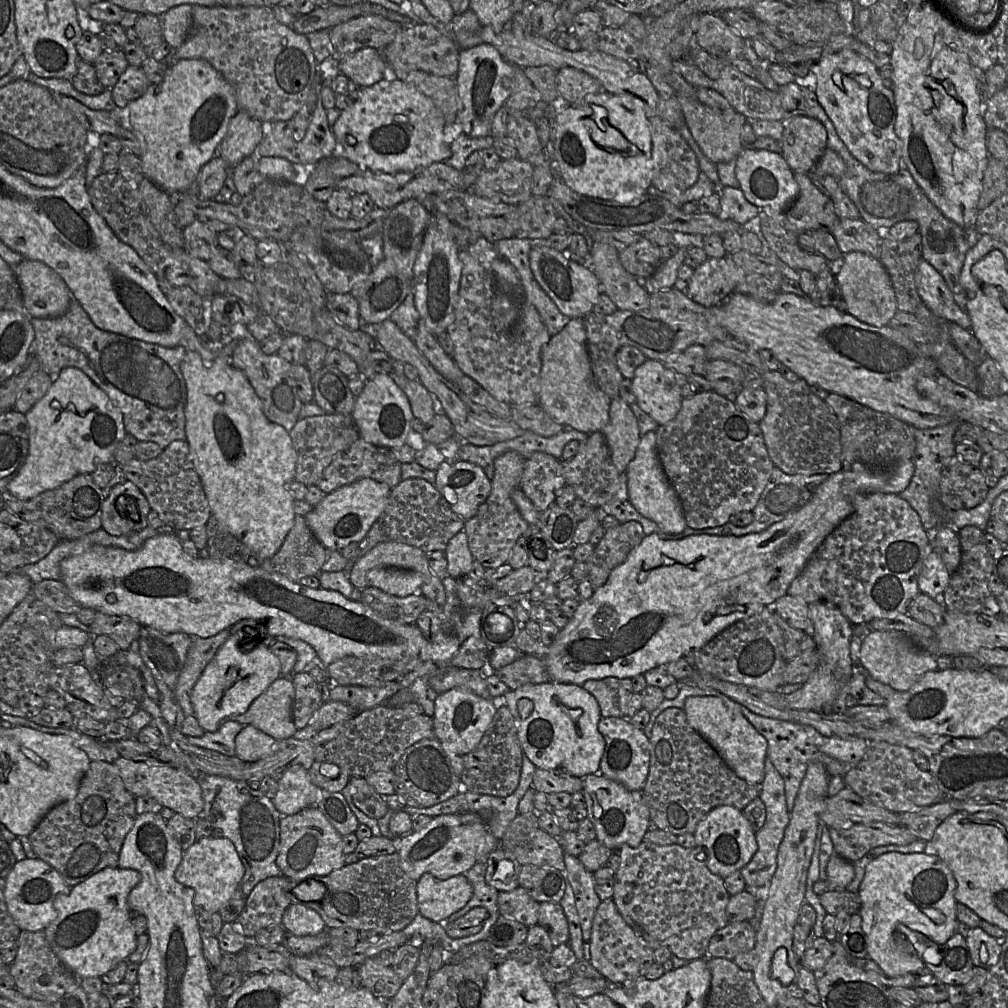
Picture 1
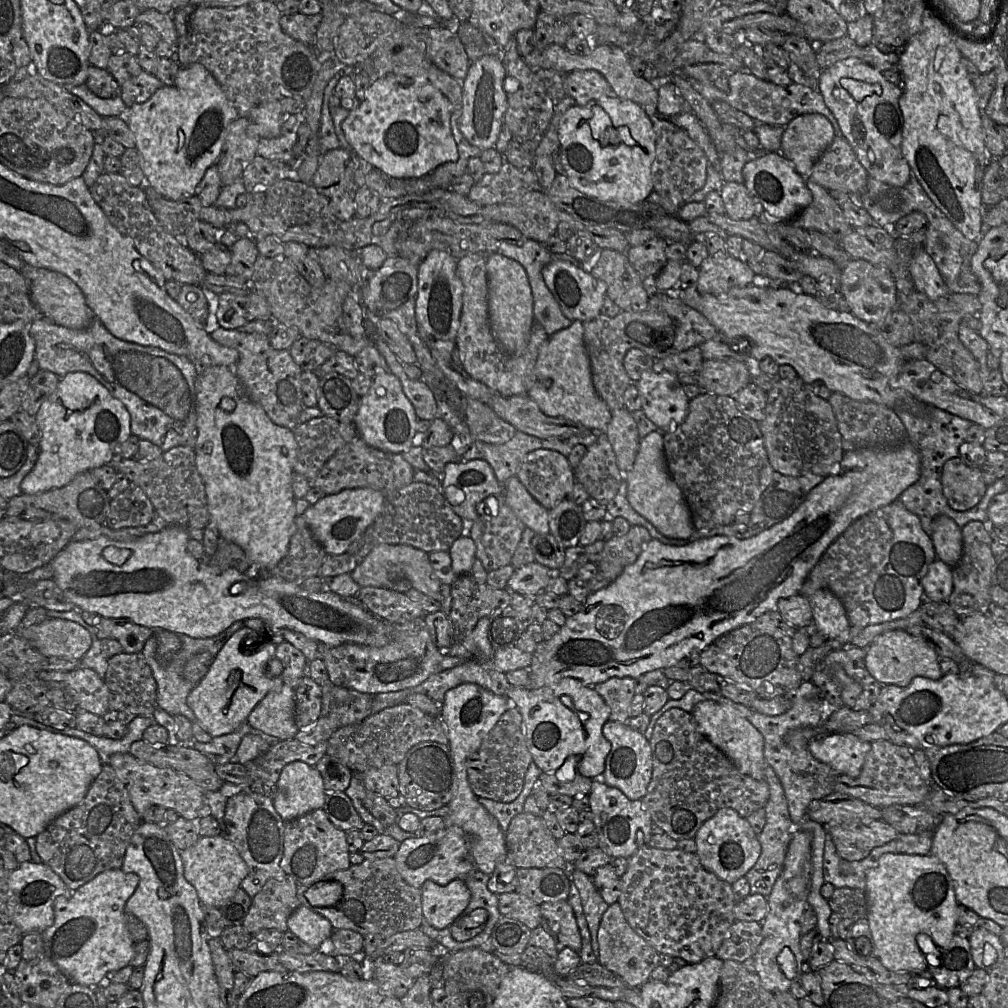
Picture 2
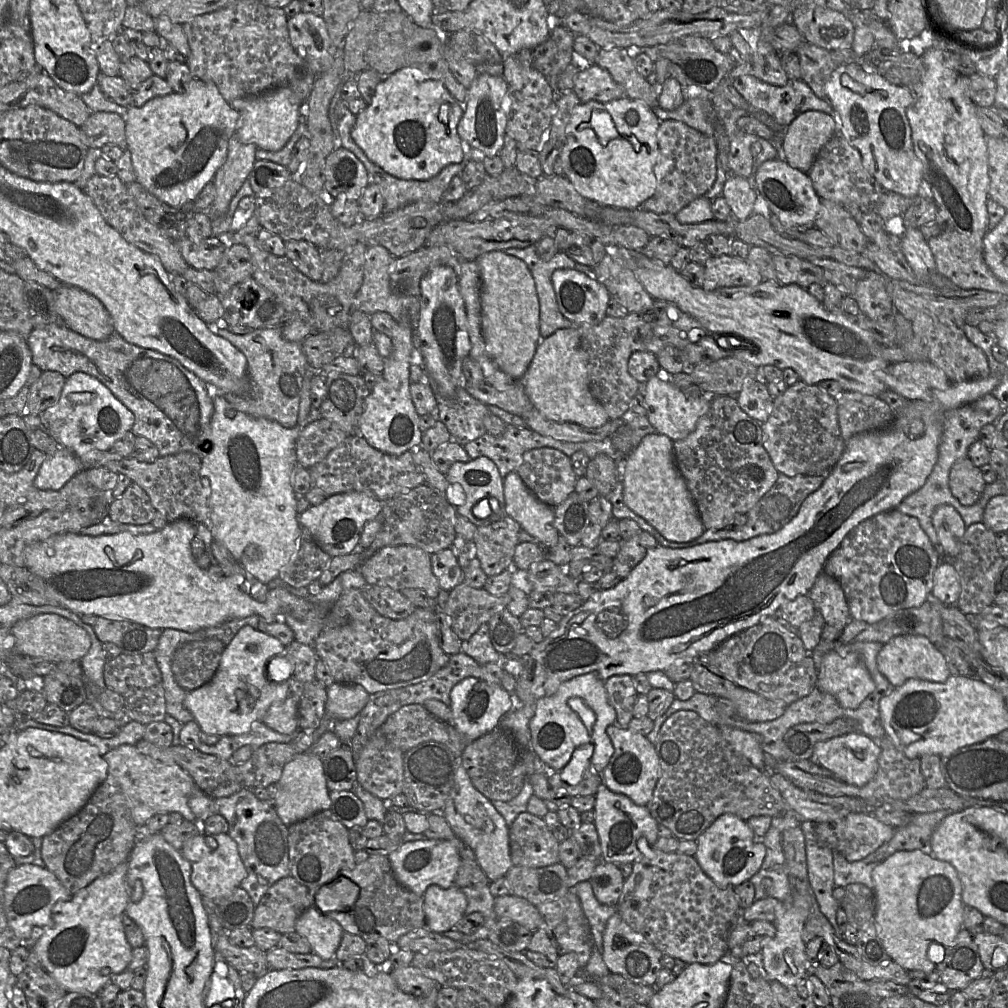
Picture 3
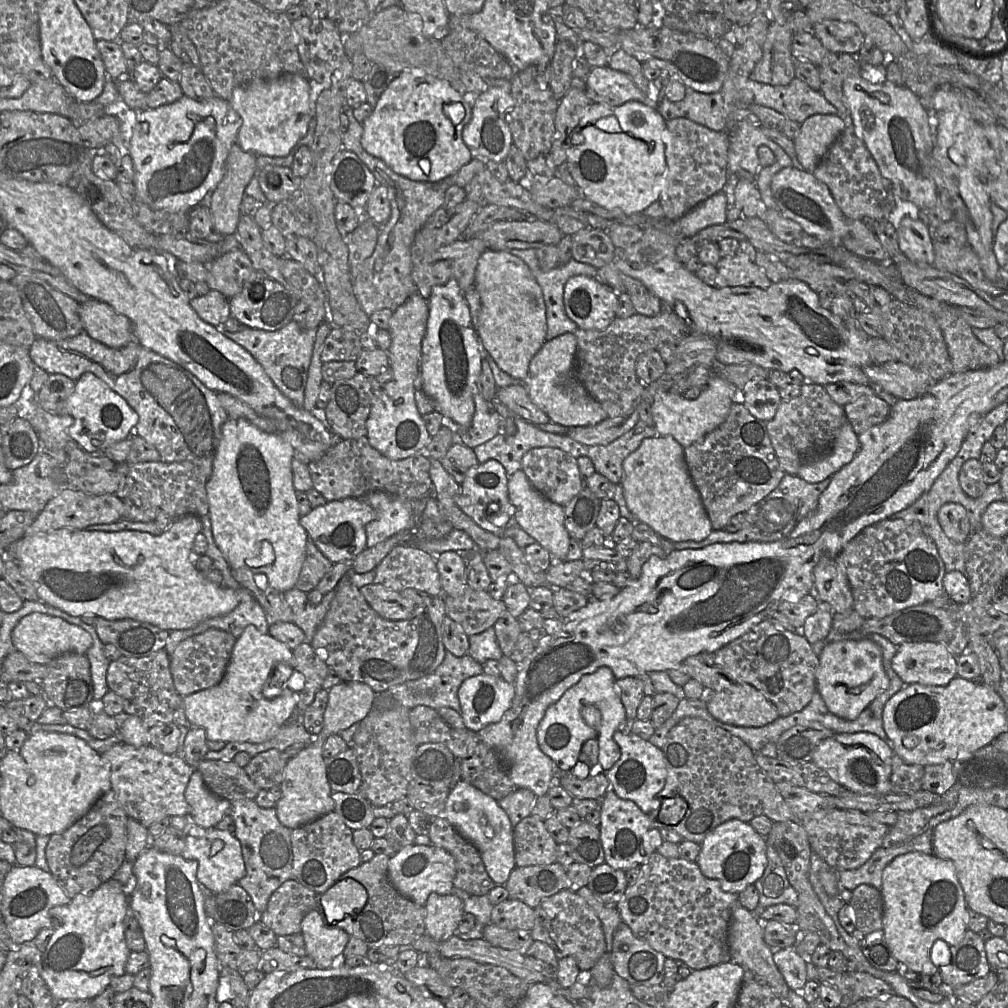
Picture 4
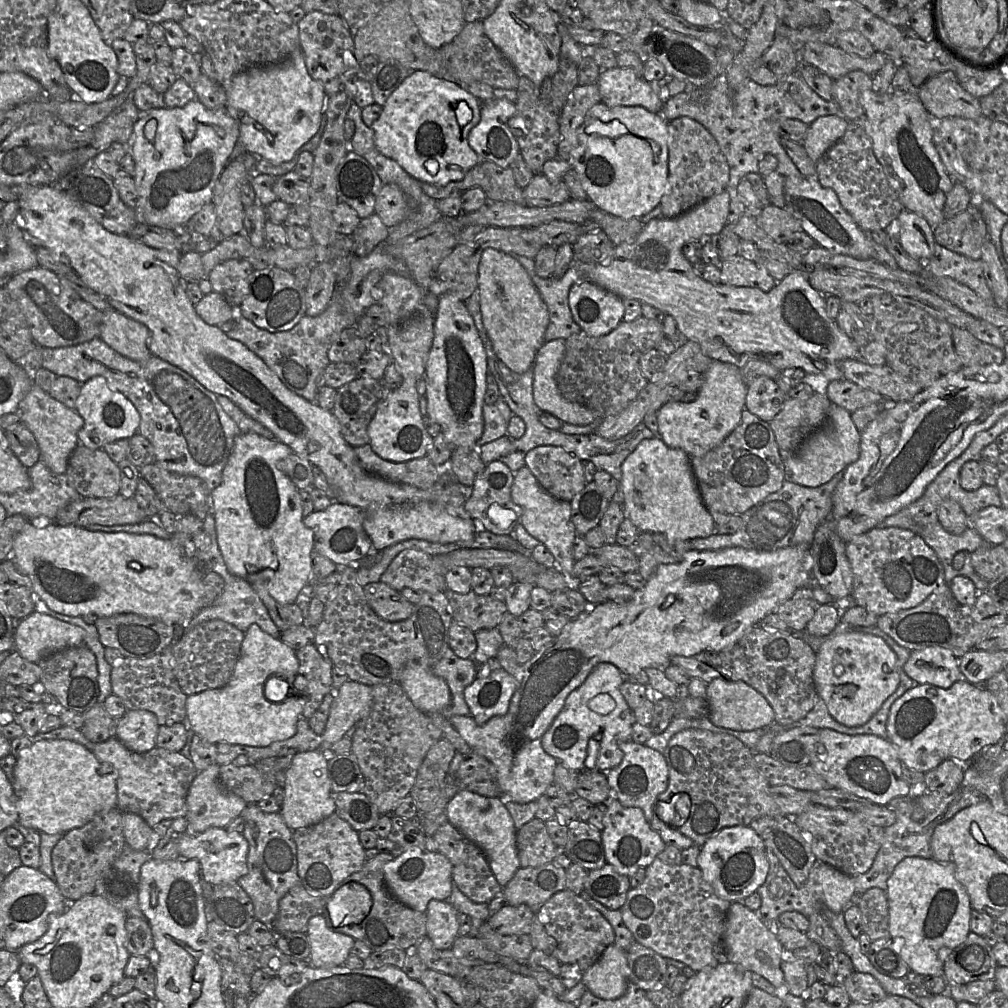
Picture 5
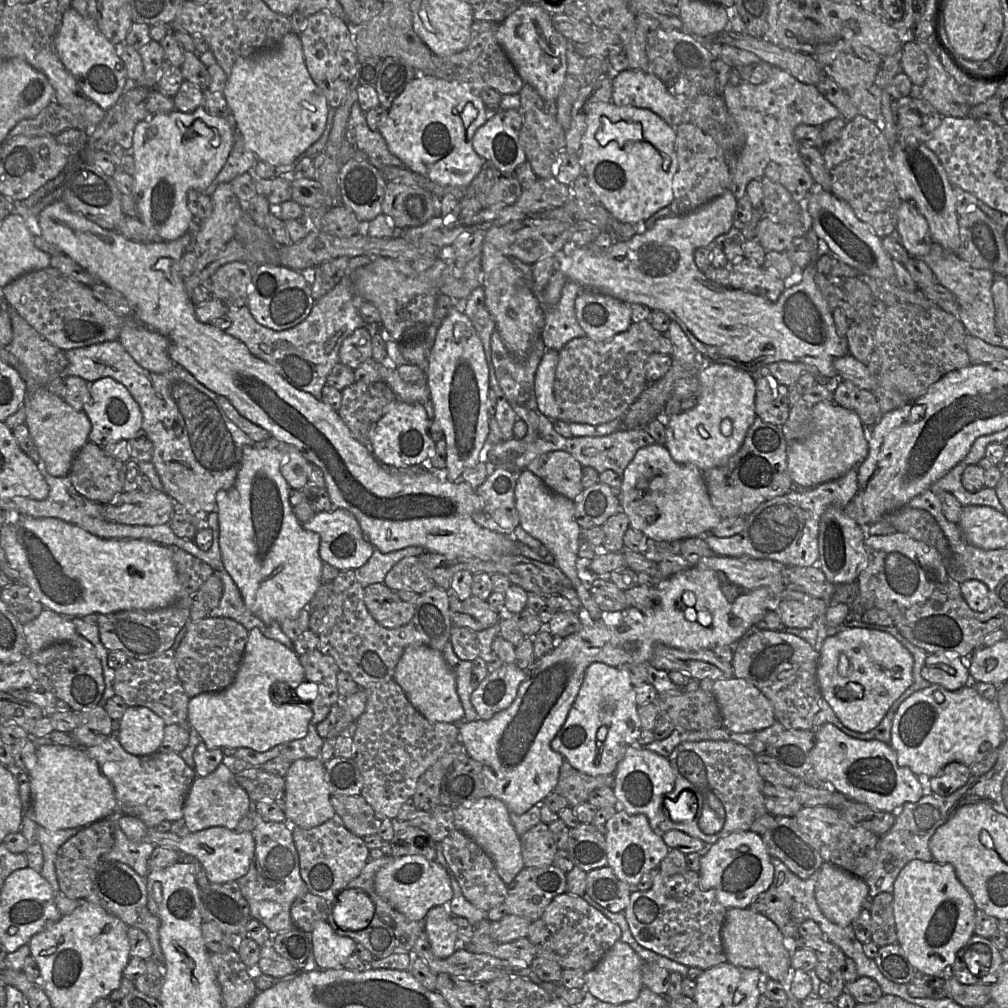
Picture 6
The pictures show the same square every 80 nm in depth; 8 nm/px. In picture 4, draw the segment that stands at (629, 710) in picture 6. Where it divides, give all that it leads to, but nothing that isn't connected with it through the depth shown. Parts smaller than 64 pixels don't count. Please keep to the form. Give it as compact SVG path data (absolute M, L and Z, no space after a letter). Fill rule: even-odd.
M602 666L592 674L584 675L577 684L569 688L562 697L546 710L542 720L537 728L537 741L540 749L553 760L556 769L559 772L571 771L579 761L582 747L586 741L591 738L597 738L599 744L599 754L597 766L592 771L601 771L605 773L619 760L621 750L613 739L613 734L618 731L627 730L627 720L625 708L618 694L615 691L615 677L612 670L607 666ZM584 705L591 705L596 708L600 714L600 723L598 733L596 735L596 728L590 727L584 721L581 709Z

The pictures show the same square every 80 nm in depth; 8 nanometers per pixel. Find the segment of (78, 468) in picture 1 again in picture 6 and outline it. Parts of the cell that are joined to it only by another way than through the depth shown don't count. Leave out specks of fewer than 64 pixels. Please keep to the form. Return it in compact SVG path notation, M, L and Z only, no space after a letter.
M102 377L89 384L88 398L83 410L91 422L89 442L104 446L120 440L130 440L141 428L142 413L124 385L111 377Z

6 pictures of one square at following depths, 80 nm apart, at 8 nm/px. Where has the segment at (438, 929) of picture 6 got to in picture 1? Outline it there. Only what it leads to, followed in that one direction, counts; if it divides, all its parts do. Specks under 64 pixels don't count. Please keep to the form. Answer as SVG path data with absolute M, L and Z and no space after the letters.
M424 873L416 884L419 913L437 923L464 907L473 895L473 887L464 874L439 880Z

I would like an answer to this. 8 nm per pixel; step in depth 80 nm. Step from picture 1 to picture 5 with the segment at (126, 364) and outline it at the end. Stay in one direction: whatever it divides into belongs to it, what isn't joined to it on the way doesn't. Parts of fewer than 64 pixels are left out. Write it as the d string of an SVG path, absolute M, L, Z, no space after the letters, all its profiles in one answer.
M100 338L66 347L41 347L41 350L42 367L57 376L68 376L81 384L94 376L101 376L112 390L127 397L139 412L137 432L151 443L156 464L173 473L200 478L209 492L220 485L222 471L233 449L235 437L242 432L224 412L217 401L217 395L203 387L190 374L154 355L145 362L131 360L113 350Z

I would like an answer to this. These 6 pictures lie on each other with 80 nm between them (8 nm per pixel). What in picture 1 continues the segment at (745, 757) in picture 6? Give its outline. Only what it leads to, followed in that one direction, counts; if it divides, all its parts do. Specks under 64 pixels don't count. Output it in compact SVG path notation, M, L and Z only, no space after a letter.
M669 707L657 717L650 741L650 766L645 786L641 790L648 807L650 819L661 830L676 836L685 833L694 834L698 823L713 808L730 805L743 809L756 797L759 797L760 786L746 782L726 764L715 748L687 721L683 709Z

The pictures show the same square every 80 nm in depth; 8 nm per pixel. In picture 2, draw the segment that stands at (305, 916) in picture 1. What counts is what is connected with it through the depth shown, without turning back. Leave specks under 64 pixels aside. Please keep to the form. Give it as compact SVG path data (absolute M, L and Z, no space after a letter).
M301 905L288 918L288 931L318 950L328 940L334 929L329 920Z

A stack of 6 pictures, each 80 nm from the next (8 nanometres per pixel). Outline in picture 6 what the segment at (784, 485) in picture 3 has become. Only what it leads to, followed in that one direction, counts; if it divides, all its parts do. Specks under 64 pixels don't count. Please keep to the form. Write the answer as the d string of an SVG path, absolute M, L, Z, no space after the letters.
M857 467L843 476L807 490L792 489L784 495L767 500L745 517L741 532L720 538L704 535L715 555L769 559L785 566L815 566L819 560L818 533L820 518L830 506L844 508L858 489Z

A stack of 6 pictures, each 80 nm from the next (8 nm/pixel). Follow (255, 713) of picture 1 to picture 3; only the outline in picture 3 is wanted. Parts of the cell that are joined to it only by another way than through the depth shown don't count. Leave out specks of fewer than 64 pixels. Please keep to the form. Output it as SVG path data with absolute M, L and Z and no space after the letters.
M291 694L285 700L273 703L261 721L278 733L292 734L300 729L298 707L298 701Z

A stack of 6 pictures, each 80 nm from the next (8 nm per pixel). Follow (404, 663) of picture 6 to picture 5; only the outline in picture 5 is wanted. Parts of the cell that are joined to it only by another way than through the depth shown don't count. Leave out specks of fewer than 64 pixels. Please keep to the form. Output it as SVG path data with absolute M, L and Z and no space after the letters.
M420 663L407 664L401 672L399 683L414 706L425 714L441 713L451 704L446 681Z

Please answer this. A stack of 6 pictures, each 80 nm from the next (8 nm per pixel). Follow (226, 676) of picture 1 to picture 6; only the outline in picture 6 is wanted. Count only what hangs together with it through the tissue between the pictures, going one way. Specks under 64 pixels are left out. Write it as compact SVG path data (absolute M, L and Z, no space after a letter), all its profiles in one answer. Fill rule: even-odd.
M259 628L249 631L244 655L233 683L221 692L202 693L192 697L188 703L187 722L201 736L207 749L250 748L257 752L265 752L271 748L289 741L304 738L308 725L312 720L311 706L296 698L294 690L305 679L305 671L299 661L299 656L282 643L267 638ZM274 684L284 684L287 698L276 702L272 695Z

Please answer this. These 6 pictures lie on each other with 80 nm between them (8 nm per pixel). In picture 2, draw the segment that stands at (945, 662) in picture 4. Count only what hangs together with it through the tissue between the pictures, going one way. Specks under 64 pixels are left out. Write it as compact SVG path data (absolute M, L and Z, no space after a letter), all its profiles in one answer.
M894 630L881 634L867 647L865 666L877 681L906 687L917 676L940 679L943 673L939 661L939 655L923 639L904 630Z

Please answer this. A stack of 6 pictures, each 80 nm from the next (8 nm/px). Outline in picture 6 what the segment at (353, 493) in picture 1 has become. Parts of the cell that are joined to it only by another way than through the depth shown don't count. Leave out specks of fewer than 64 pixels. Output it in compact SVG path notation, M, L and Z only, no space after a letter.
M341 508L315 513L311 519L302 523L302 527L320 535L320 558L324 563L334 566L339 571L360 568L369 560L375 549L363 534L354 515Z

